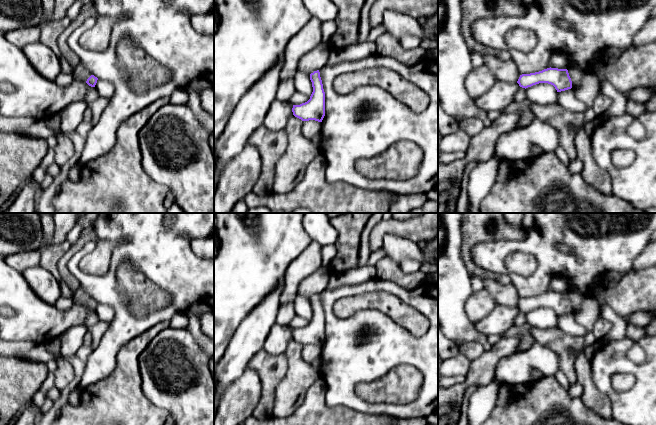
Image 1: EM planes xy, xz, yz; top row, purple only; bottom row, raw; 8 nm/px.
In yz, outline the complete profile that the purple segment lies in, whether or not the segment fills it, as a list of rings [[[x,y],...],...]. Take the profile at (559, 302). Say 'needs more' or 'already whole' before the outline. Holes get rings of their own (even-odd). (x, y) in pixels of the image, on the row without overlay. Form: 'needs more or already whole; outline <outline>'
already whole; outline [[[551,291],[535,297],[522,298],[517,307],[525,313],[539,307],[548,307],[553,309],[557,316],[572,312],[568,294]]]

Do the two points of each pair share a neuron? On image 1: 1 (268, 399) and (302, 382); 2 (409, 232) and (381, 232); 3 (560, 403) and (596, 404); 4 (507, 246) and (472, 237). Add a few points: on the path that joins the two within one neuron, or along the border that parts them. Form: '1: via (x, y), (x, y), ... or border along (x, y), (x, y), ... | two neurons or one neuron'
1: border along (286, 374), (275, 390), (272, 414) | two neurons
2: via (402, 229), (388, 229) | one neuron
3: border along (580, 397), (586, 406), (599, 414) | two neurons
4: border along (514, 241), (481, 241), (473, 247), (471, 255) | two neurons

